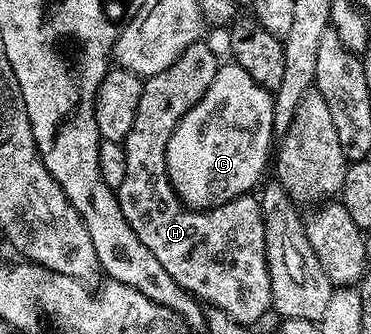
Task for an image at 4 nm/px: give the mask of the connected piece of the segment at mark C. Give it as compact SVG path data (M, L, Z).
M234 63L220 64L213 83L209 83L209 91L205 91L203 98L185 114L181 123L177 123L165 151L165 163L171 185L188 209L202 211L224 205L234 197L250 194L264 180L263 172L266 169L268 172L269 162L273 157L273 142L277 137L273 127L274 106L272 90L254 82L246 73L245 67Z

